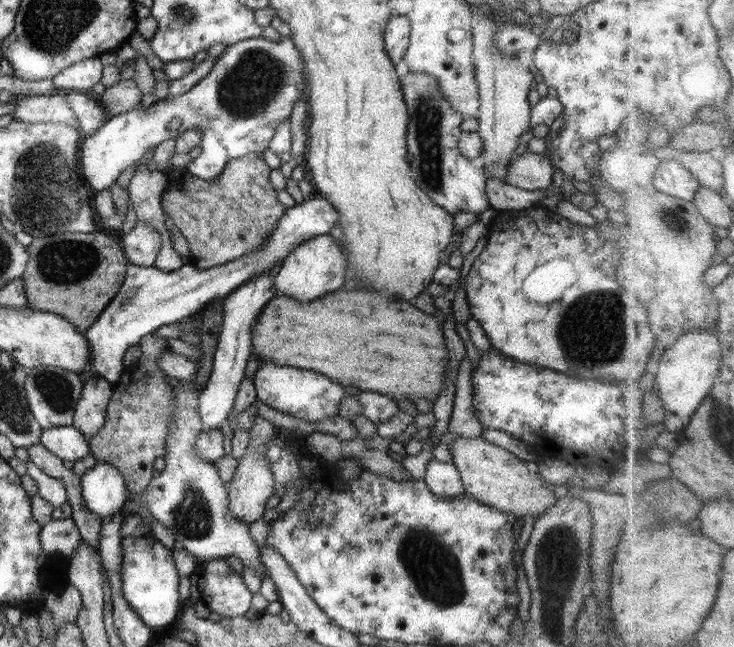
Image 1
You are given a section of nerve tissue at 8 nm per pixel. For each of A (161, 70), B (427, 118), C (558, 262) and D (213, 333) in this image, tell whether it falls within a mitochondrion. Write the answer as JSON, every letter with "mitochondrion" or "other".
{"A":"other","B":"mitochondrion","C":"other","D":"other"}

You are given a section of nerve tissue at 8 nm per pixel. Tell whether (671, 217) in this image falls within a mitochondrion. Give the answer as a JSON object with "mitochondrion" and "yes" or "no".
{"mitochondrion":"yes"}

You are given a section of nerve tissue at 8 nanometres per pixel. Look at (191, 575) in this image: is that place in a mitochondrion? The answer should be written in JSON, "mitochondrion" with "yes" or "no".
{"mitochondrion":"no"}

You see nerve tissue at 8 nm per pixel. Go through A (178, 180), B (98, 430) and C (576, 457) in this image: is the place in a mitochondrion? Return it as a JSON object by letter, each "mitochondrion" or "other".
{"A":"other","B":"other","C":"other"}

